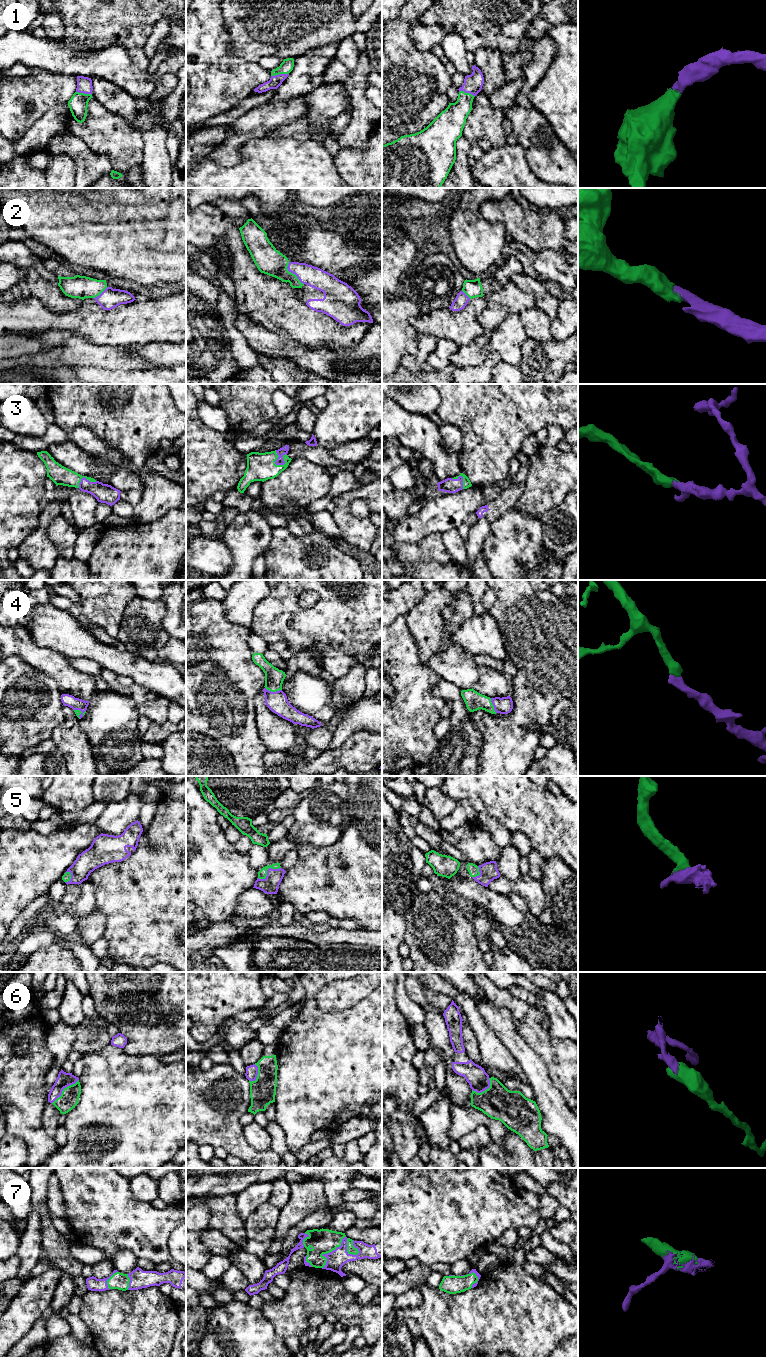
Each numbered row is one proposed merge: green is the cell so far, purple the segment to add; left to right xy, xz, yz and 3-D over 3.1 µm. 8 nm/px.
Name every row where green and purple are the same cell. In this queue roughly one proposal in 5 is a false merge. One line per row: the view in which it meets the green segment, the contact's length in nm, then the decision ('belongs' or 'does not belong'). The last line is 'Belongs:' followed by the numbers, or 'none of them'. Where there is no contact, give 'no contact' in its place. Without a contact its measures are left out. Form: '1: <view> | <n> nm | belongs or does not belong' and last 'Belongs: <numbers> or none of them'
1: xz | 150 nm | belongs
2: xz | 220 nm | belongs
3: xz | 140 nm | belongs
4: xz | 140 nm | belongs
5: xz | 200 nm | belongs
6: xy | 300 nm | belongs
7: xz | 340 nm | belongs
Belongs: 1, 2, 3, 4, 5, 6, 7

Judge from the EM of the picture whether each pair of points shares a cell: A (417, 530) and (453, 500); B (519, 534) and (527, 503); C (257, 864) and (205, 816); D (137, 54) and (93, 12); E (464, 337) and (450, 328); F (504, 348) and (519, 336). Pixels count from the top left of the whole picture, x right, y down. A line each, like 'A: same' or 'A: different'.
A: same
B: different
C: different
D: same
E: same
F: same

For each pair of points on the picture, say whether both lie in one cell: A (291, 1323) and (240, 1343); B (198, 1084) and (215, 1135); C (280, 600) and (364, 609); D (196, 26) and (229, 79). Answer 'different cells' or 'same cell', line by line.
A: different cells
B: same cell
C: same cell
D: same cell

